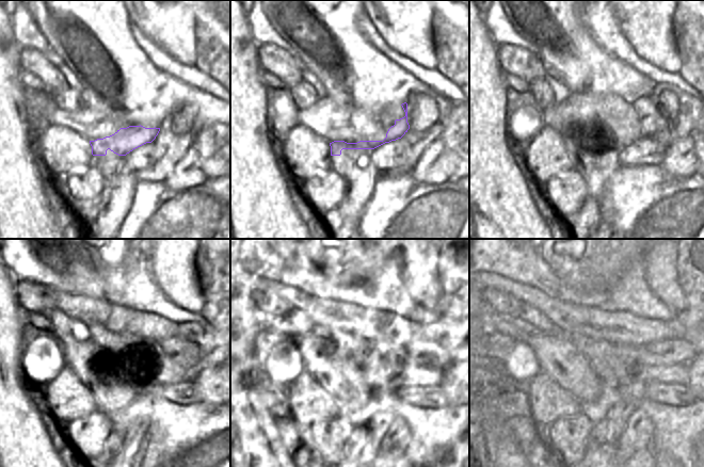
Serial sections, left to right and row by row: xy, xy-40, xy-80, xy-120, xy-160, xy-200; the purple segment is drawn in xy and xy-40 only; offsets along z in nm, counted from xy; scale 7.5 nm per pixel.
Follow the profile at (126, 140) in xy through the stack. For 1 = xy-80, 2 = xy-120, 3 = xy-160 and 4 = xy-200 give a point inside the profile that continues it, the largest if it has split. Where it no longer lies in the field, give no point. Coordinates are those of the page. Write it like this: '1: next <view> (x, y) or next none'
1: next xy-80 (651, 121)
2: next xy-120 (187, 354)
3: next xy-160 (428, 351)
4: next xy-200 (678, 351)

